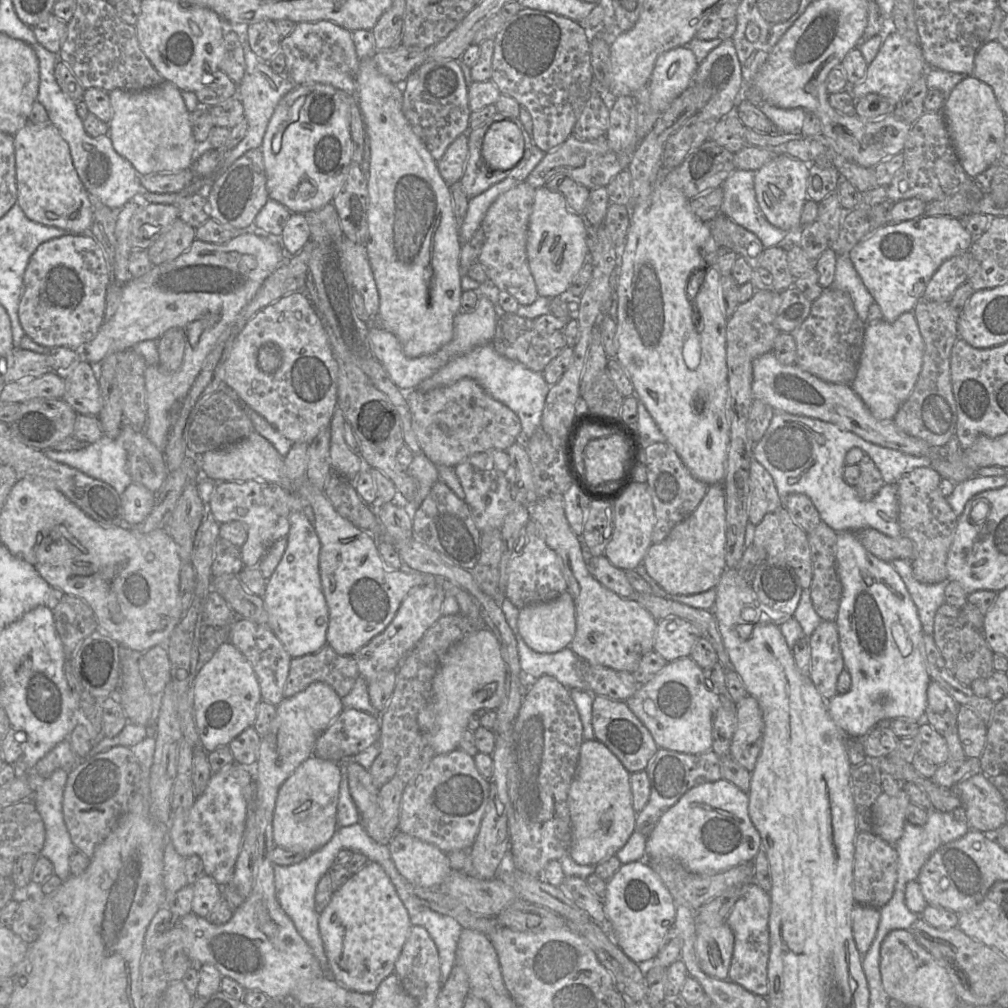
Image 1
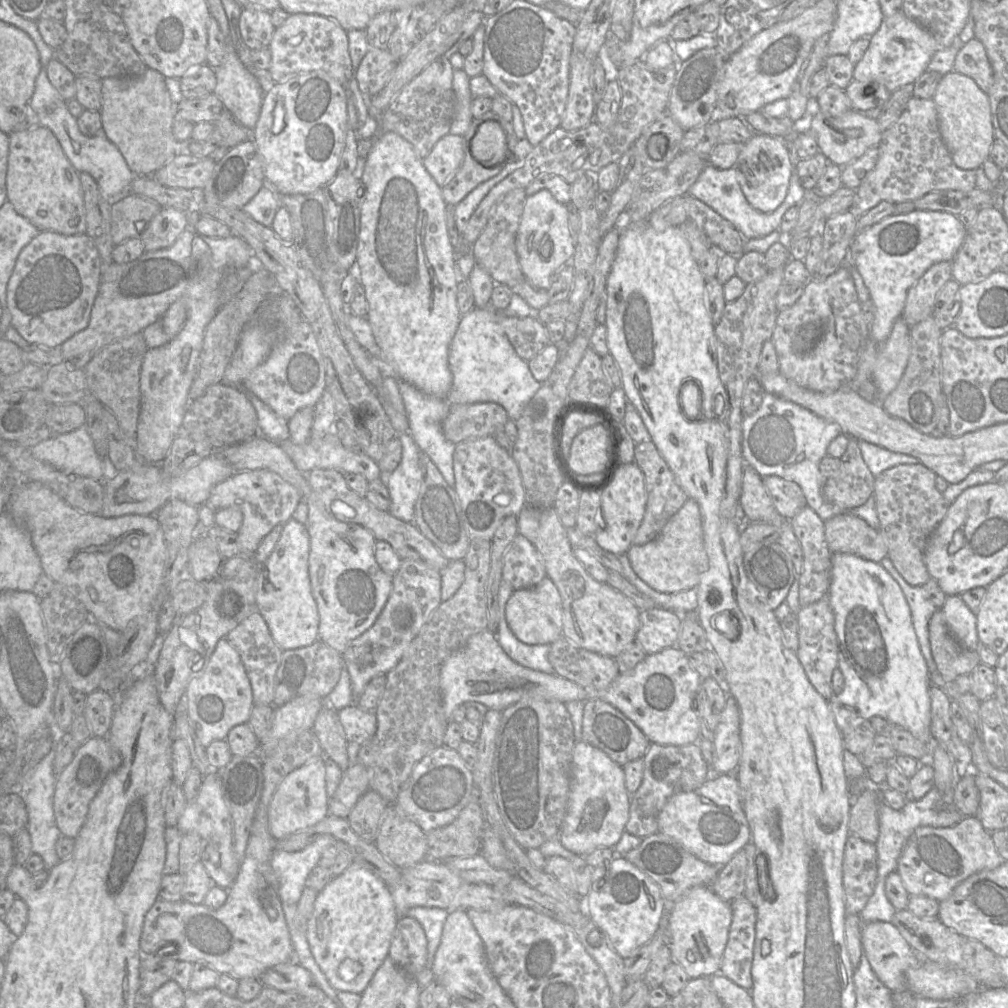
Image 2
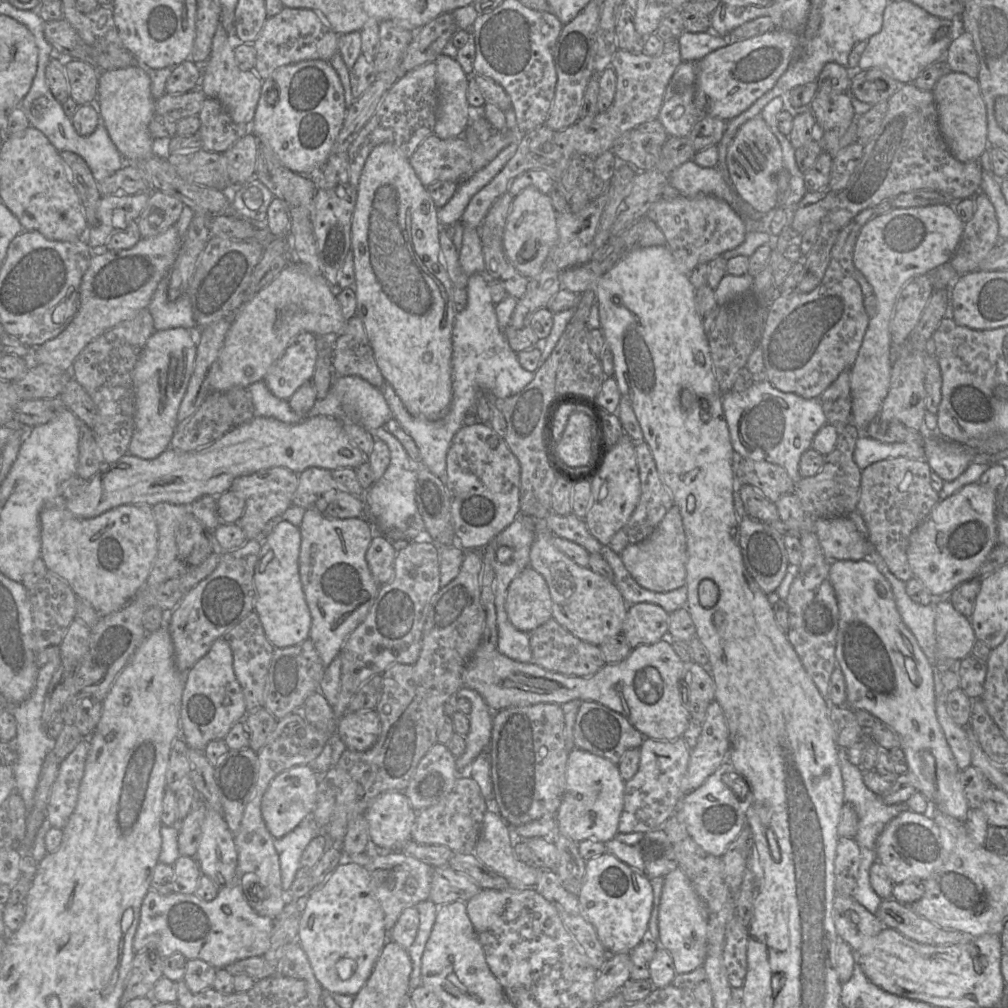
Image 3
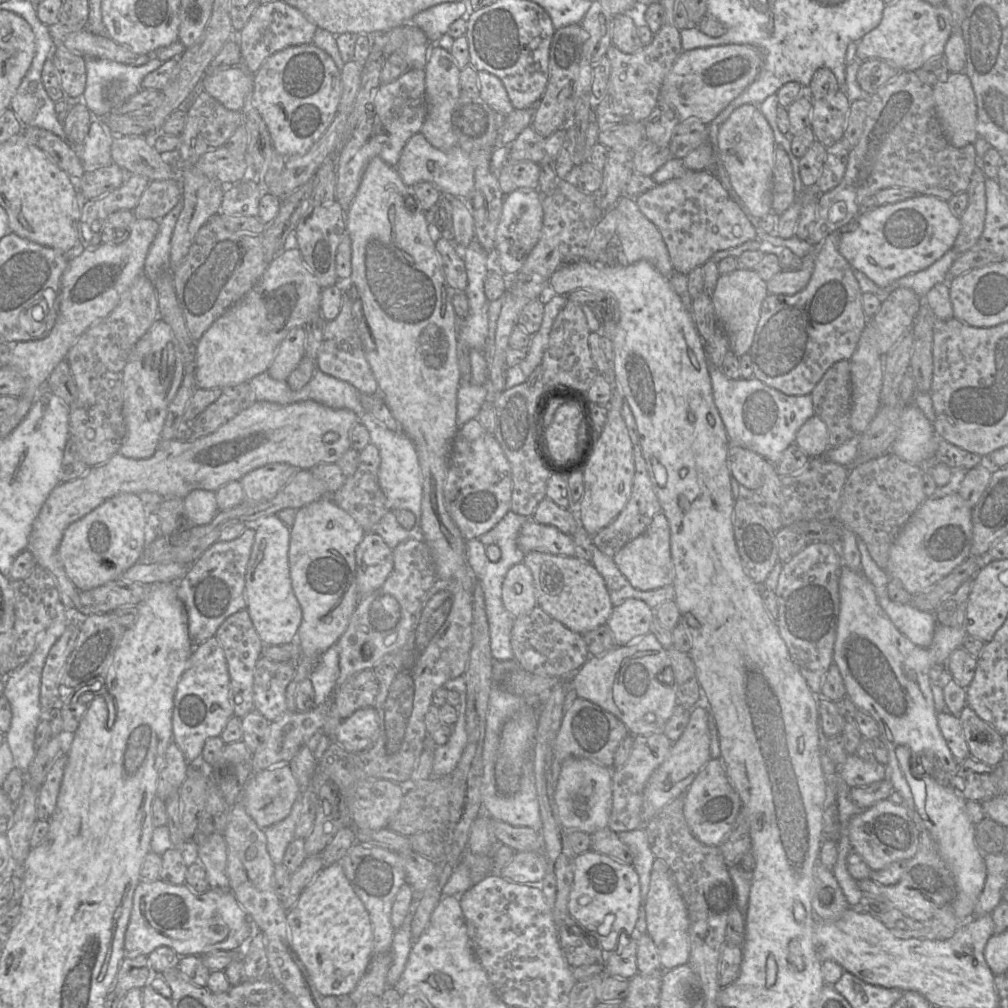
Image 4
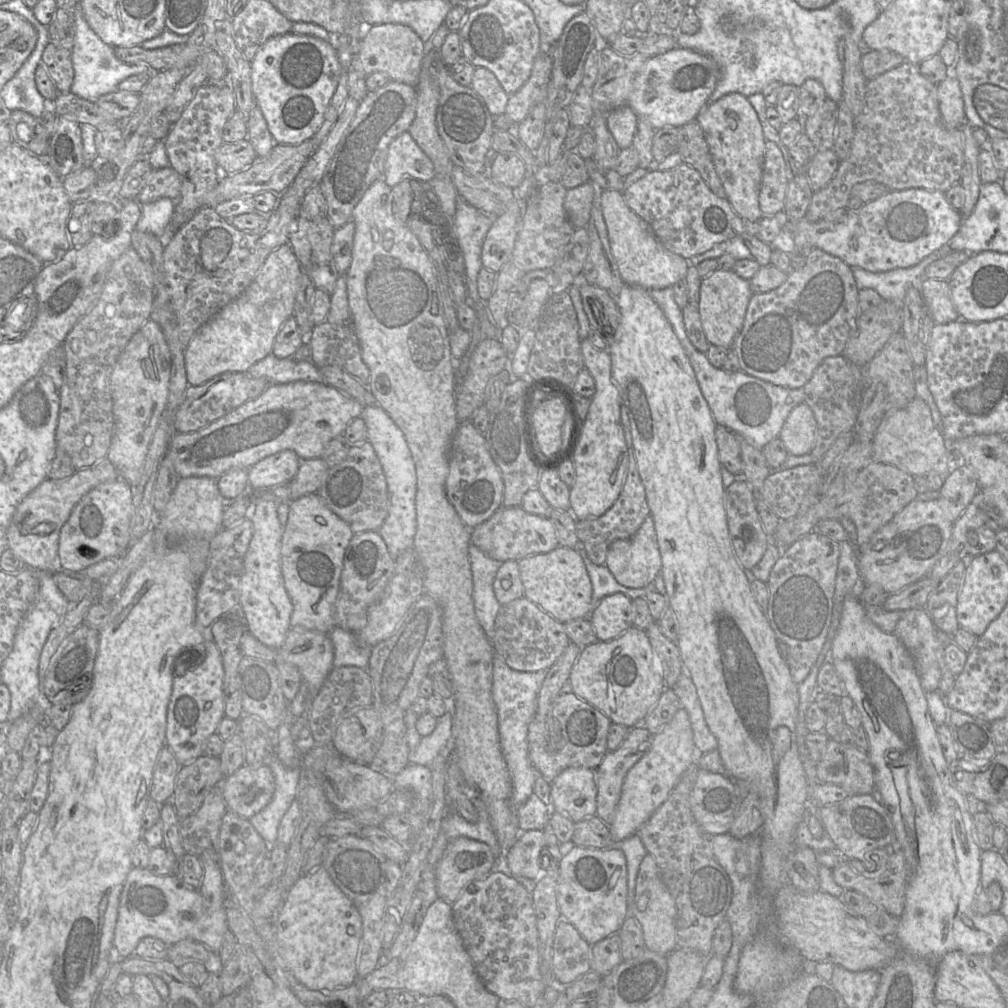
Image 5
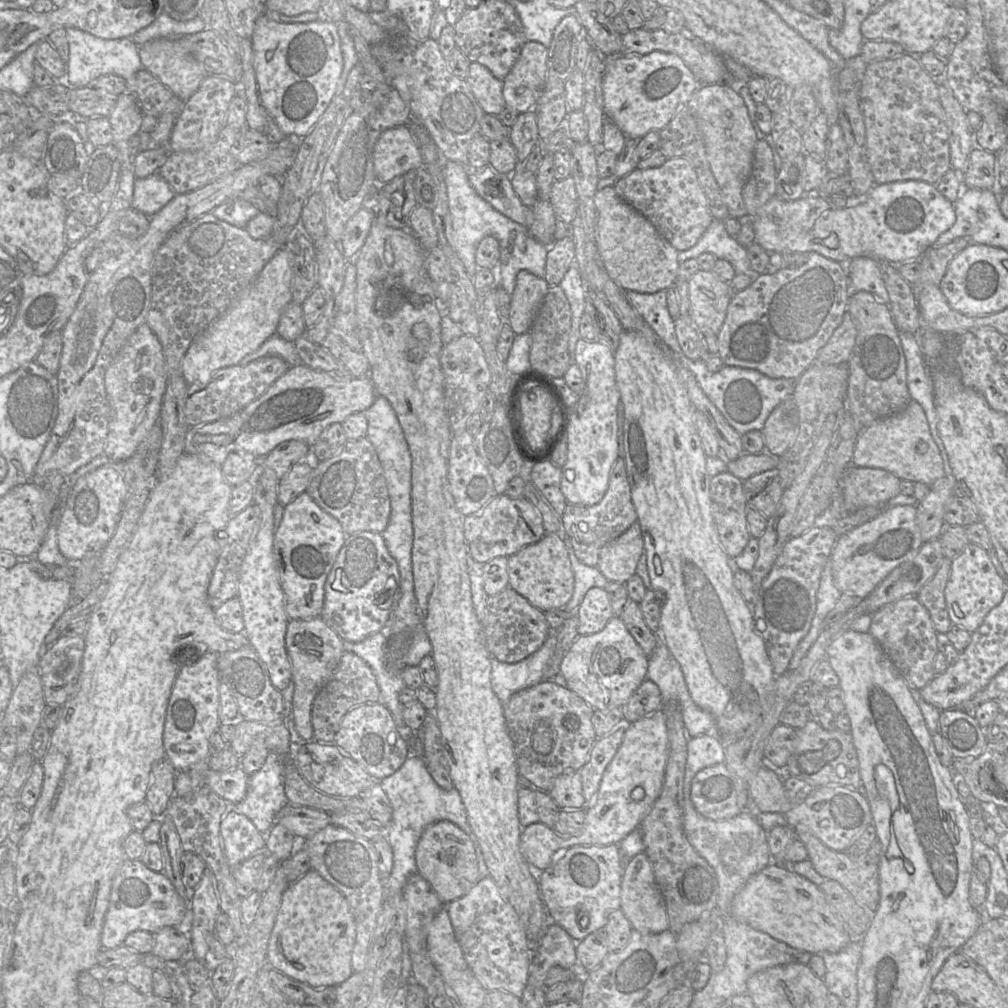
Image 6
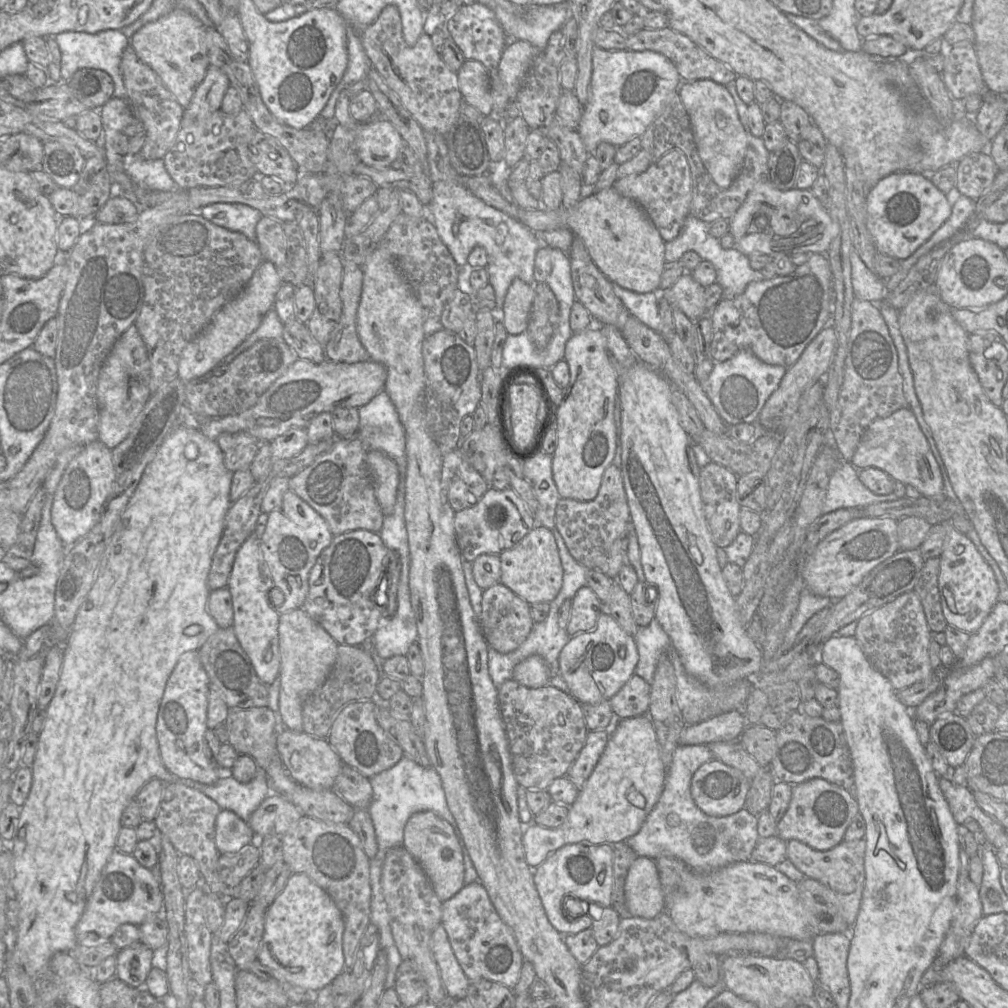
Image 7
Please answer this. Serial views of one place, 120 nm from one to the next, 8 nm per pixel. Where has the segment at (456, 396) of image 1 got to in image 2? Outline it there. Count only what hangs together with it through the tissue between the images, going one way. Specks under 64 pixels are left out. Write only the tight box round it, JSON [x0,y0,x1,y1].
[442,402,509,445]

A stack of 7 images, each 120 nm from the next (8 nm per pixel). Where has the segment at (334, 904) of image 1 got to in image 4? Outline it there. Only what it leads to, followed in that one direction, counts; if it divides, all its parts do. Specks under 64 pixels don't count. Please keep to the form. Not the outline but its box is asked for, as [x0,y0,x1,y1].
[287,862,373,995]

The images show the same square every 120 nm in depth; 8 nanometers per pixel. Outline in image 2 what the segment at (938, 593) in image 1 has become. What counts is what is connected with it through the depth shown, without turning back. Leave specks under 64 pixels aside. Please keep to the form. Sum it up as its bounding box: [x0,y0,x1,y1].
[880,557,938,673]

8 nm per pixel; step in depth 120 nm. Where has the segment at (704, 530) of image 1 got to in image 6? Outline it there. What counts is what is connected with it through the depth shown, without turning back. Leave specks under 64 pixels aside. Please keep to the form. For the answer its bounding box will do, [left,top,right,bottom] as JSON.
[596,522,643,584]

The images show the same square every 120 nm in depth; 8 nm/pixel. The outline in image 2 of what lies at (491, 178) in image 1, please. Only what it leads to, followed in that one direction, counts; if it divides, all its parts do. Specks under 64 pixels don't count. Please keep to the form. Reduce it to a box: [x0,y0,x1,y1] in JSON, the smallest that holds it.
[442,110,505,204]

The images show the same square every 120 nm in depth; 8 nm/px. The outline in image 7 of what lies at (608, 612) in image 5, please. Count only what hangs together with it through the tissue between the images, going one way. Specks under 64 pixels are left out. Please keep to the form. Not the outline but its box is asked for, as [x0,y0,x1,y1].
[567,586,603,637]

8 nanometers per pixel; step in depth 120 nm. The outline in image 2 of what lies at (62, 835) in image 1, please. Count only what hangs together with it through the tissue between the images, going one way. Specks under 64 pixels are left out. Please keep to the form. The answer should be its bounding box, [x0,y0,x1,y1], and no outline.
[16,742,62,871]

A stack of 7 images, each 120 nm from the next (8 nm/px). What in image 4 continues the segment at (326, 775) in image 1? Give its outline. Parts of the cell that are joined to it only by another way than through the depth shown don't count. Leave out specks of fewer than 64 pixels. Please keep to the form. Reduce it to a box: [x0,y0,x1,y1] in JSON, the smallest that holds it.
[239,762,301,828]

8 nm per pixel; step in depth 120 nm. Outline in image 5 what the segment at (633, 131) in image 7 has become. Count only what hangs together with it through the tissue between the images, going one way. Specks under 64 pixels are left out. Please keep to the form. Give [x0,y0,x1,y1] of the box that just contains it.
[628,46,720,129]

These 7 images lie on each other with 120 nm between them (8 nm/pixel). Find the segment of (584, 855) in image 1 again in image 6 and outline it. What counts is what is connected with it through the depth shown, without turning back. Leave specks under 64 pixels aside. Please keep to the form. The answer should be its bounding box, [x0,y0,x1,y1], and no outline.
[549,771,586,810]

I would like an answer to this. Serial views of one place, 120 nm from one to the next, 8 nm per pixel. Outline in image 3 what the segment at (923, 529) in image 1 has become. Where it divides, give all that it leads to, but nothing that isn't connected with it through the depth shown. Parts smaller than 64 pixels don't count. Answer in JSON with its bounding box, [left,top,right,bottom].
[856,457,940,582]

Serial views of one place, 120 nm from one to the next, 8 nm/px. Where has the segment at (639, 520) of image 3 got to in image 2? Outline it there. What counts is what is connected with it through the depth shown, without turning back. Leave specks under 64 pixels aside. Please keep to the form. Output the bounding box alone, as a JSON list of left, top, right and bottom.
[632,441,689,546]

